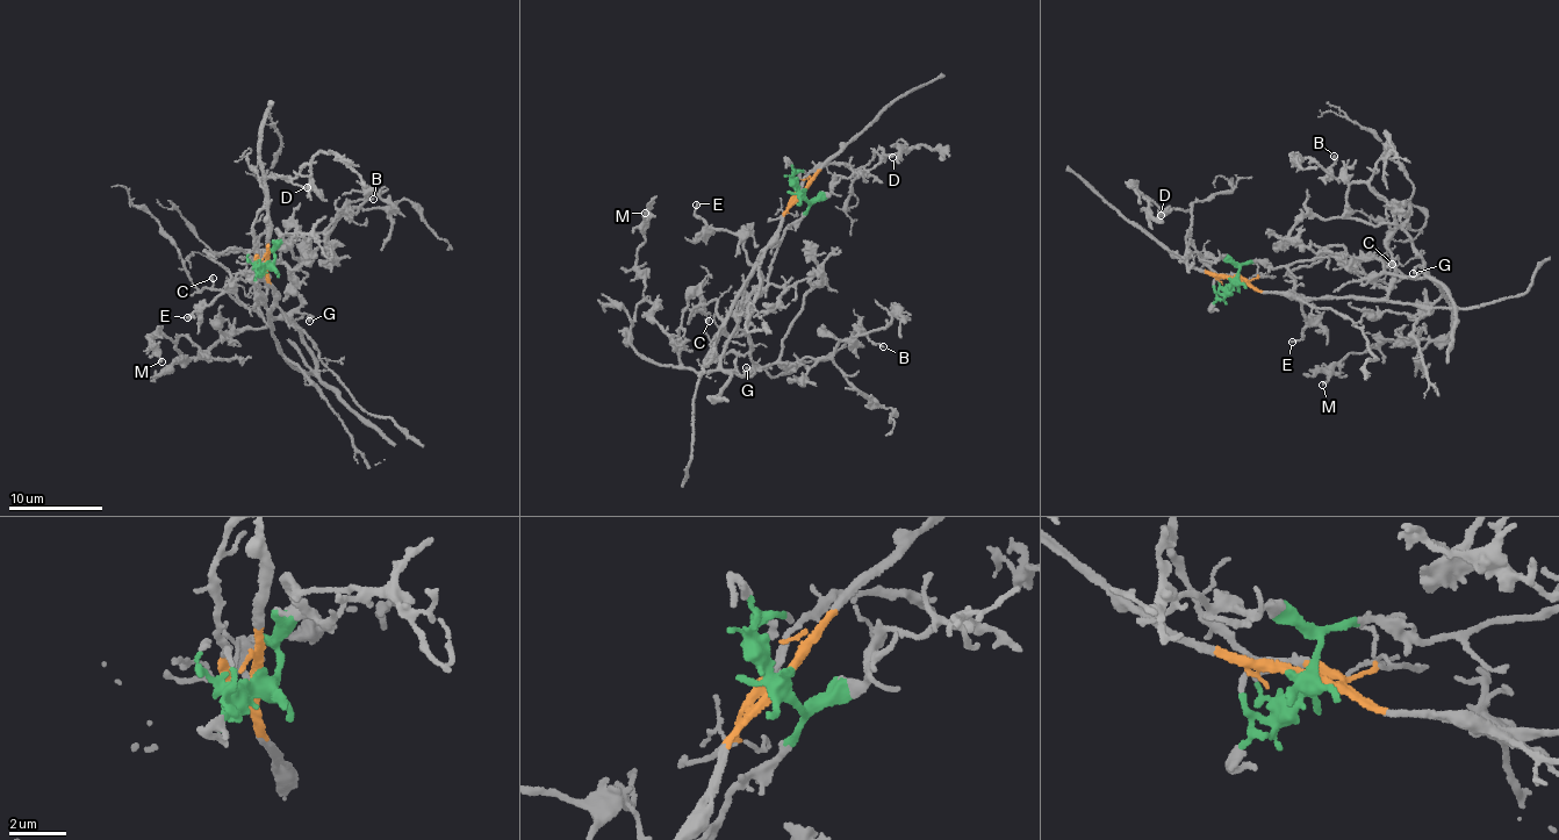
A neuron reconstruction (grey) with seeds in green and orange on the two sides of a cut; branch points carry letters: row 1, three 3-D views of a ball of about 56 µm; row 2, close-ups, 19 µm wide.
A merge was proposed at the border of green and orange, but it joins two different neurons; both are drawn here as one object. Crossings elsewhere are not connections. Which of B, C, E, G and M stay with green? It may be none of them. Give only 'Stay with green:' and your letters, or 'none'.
Stay with green: B, E, G, M

